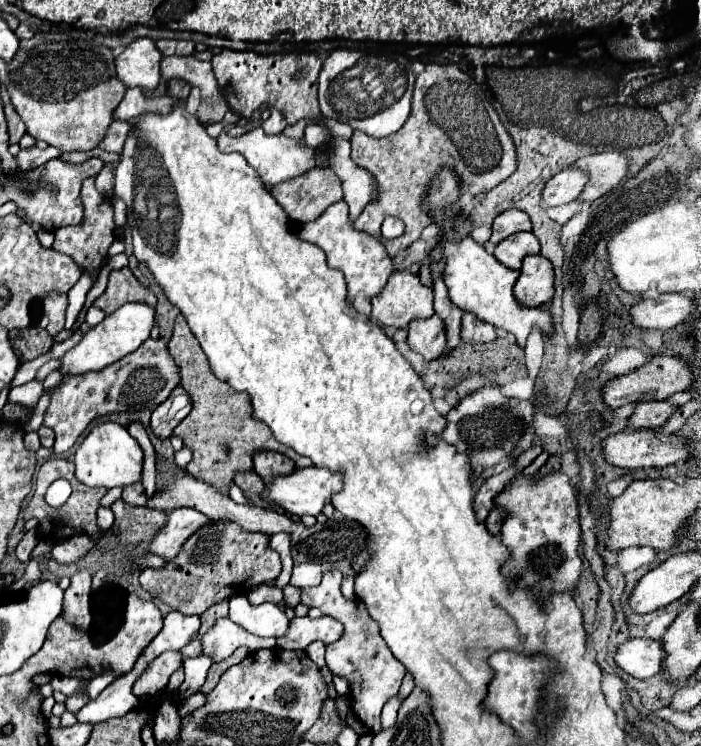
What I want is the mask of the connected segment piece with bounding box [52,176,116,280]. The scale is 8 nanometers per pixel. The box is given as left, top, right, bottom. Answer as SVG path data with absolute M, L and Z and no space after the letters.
M94 176L88 178L82 184L82 202L86 208L86 222L80 226L65 226L54 230L54 242L52 249L70 256L82 272L88 272L94 280L98 278L98 272L102 268L102 264L106 262L108 256L108 248L114 242L114 210L110 204L110 198L104 196L102 192L98 192L98 188L94 186Z

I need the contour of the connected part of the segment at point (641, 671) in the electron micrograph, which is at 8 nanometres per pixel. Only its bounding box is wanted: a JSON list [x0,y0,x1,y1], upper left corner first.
[614,638,664,680]

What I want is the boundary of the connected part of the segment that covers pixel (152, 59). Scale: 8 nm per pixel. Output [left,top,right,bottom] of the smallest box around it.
[116,38,162,92]

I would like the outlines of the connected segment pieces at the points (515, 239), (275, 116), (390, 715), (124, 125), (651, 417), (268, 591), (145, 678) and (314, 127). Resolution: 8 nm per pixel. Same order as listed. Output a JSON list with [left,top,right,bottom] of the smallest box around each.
[[494,232,540,270],[260,110,288,134],[382,696,400,730],[100,120,132,152],[628,402,674,430],[248,584,282,604],[132,650,182,696],[304,124,331,149]]

